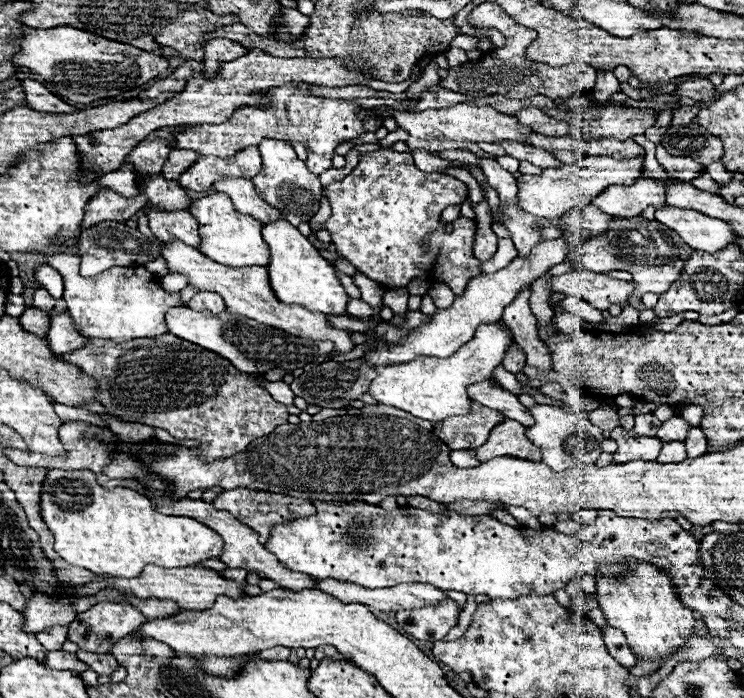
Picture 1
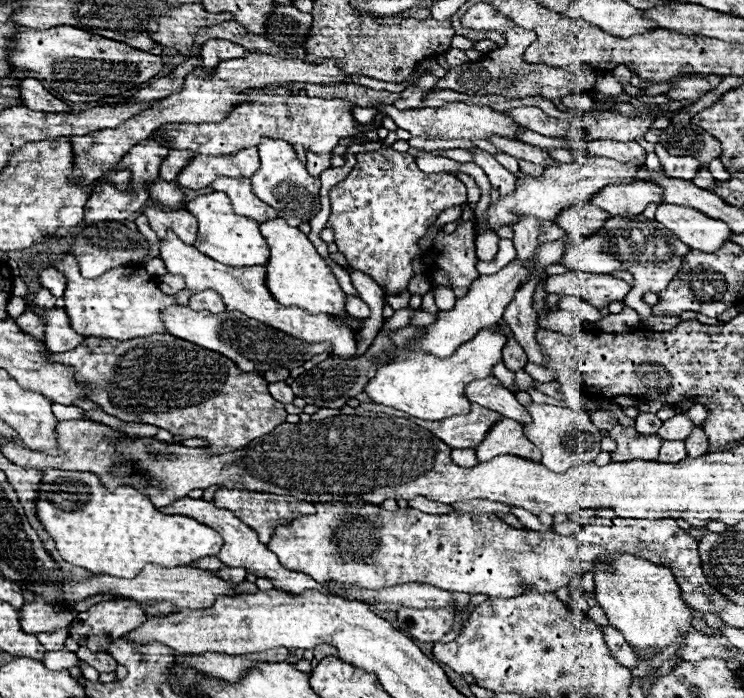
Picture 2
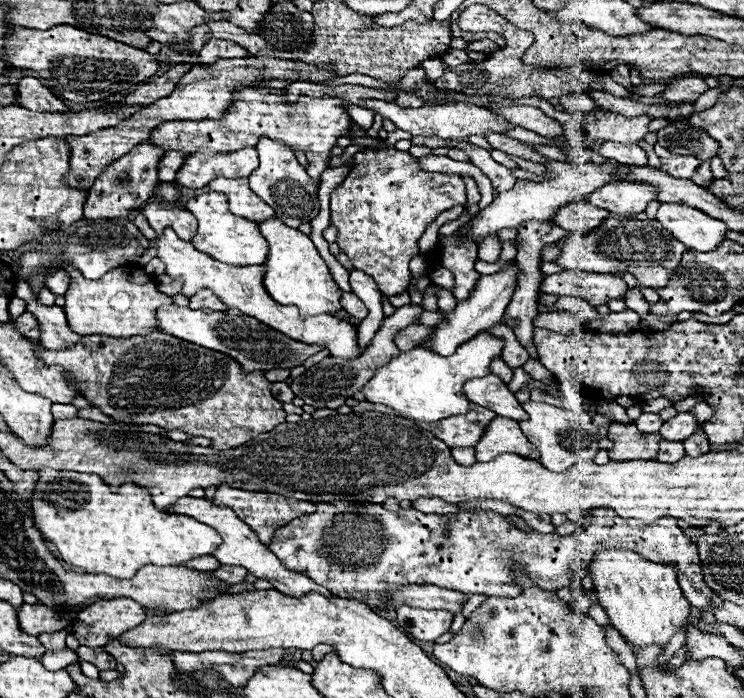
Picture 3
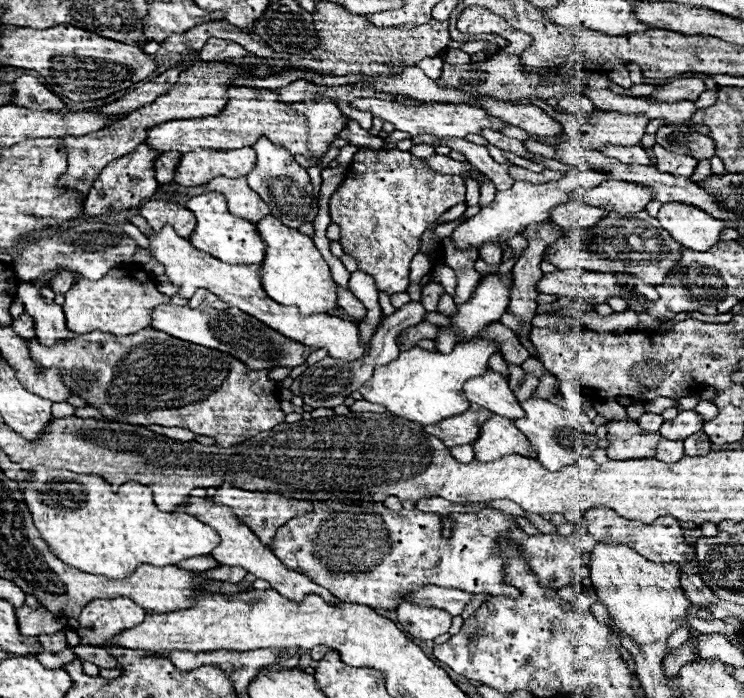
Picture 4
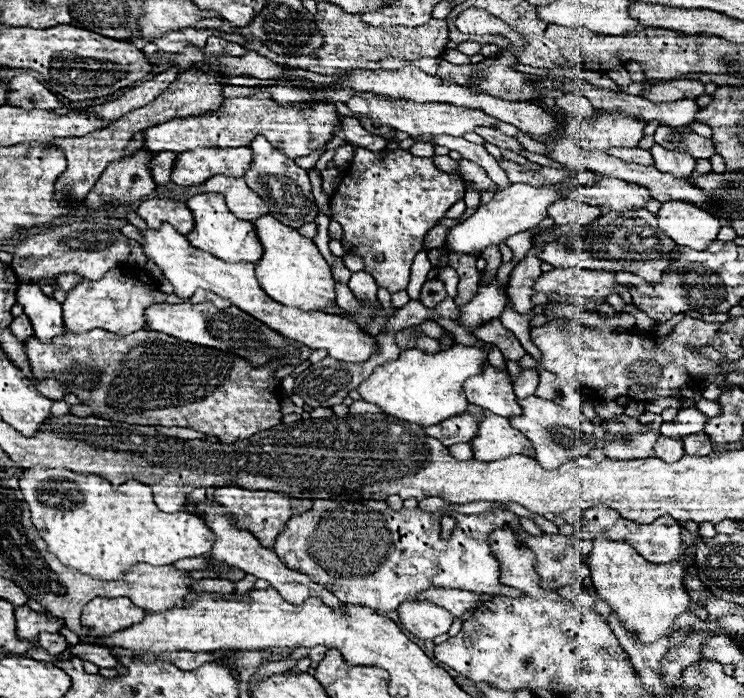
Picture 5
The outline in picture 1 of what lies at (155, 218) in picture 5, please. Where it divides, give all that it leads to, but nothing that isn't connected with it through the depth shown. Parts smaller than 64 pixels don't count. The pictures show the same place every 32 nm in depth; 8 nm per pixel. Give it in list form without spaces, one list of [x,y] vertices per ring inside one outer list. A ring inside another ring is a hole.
[[[150,208],[146,216],[150,222],[150,230],[158,236],[158,240],[164,242],[172,234],[184,244],[198,248],[198,220],[190,212],[186,210],[166,212],[166,210]]]

